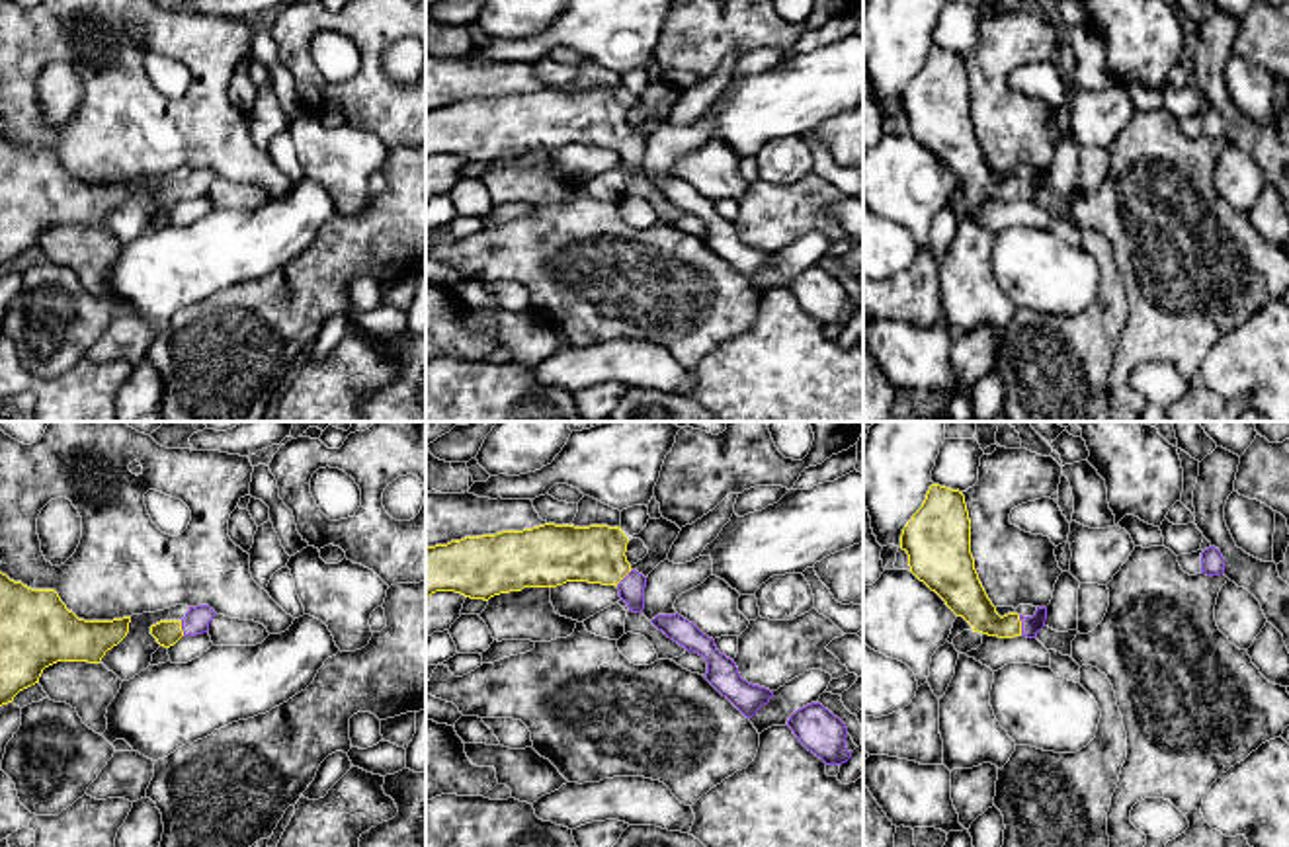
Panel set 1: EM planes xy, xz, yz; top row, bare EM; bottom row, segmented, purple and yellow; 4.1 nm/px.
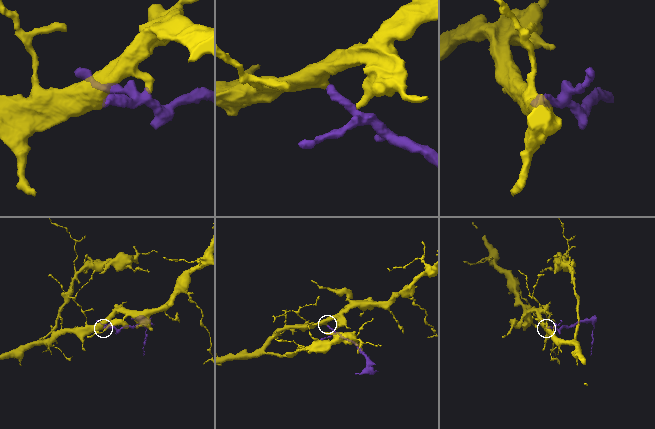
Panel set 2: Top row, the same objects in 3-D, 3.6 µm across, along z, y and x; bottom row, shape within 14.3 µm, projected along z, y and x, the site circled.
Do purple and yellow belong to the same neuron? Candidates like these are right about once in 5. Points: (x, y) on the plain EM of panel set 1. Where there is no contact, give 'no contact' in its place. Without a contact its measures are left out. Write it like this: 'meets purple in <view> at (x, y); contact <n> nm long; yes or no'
meets purple in yz at (1022, 188); contact 90 nm long; yes

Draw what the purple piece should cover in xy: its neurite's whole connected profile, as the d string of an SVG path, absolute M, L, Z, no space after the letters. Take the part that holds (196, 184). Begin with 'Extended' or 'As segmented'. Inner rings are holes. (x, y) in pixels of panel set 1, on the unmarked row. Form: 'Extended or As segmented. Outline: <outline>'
Extended. Outline: M209 168L189 170L182 183L160 183L150 189L150 197L164 211L174 209L182 199L197 199L209 193L217 176Z

